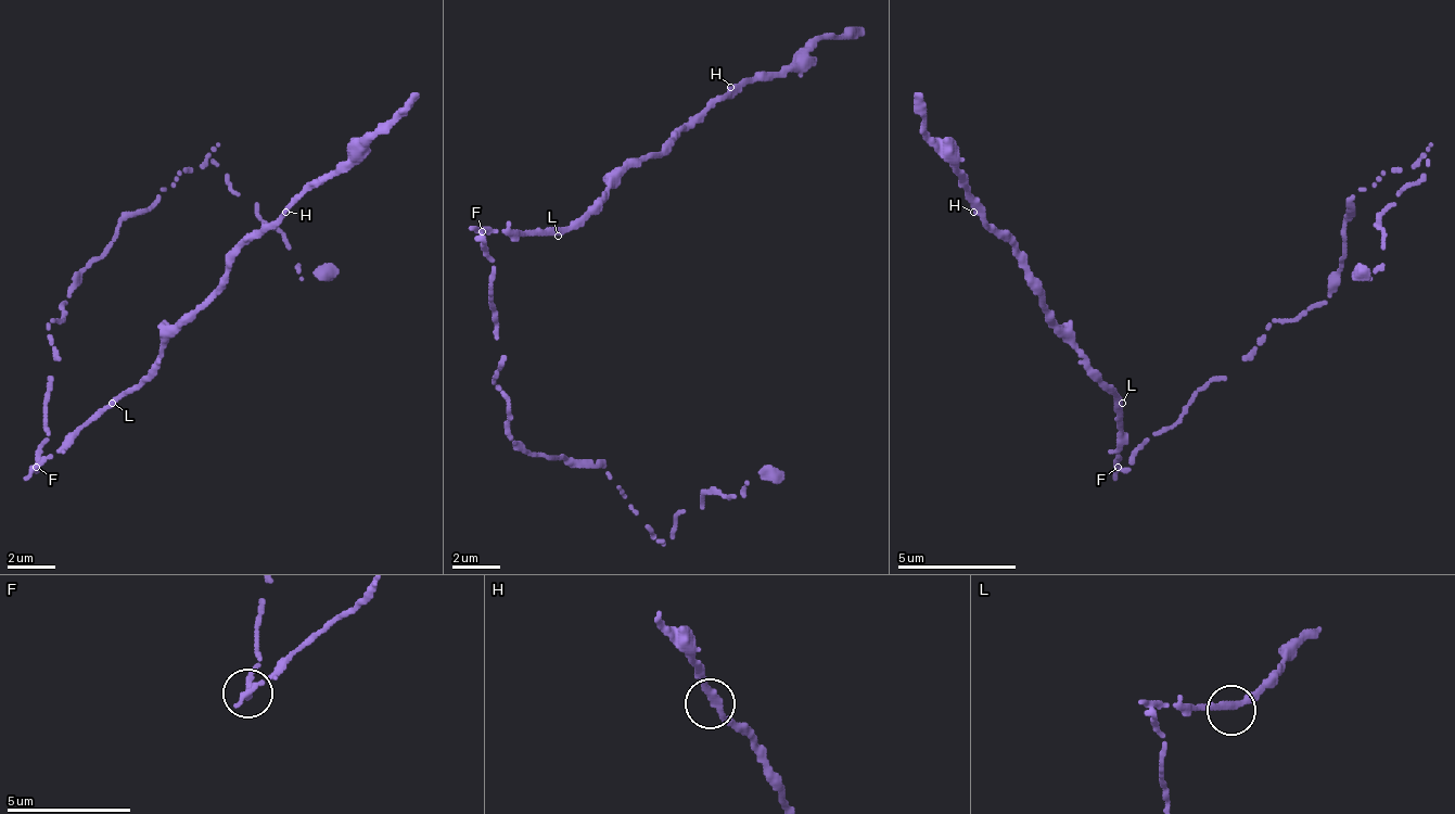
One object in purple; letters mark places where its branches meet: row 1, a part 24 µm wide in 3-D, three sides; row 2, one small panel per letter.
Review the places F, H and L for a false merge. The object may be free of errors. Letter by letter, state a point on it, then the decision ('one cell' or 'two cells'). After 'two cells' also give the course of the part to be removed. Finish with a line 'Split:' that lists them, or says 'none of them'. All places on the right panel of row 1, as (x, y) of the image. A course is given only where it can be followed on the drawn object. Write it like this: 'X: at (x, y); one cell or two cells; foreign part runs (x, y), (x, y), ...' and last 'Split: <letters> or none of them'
F: at (1118, 467); two cells; foreign part runs (1117, 468), (1272, 325), (1325, 301), (1349, 200), (1426, 164), (1378, 217), (1385, 265), (1366, 271)
H: at (973, 212); one cell
L: at (1122, 403); one cell
Split: F

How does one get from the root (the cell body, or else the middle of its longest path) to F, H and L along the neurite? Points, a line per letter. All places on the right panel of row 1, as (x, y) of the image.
F: (1200, 391), (1194, 403), (1170, 427), (1152, 432), (1146, 444), (1122, 468), (1117, 468)
H: (1200, 391), (1170, 427), (1117, 456), (1117, 396), (1050, 319), (1015, 247), (973, 212)
L: (1200, 391), (1194, 403), (1170, 427), (1152, 432), (1128, 456), (1117, 456), (1117, 408), (1122, 403)

